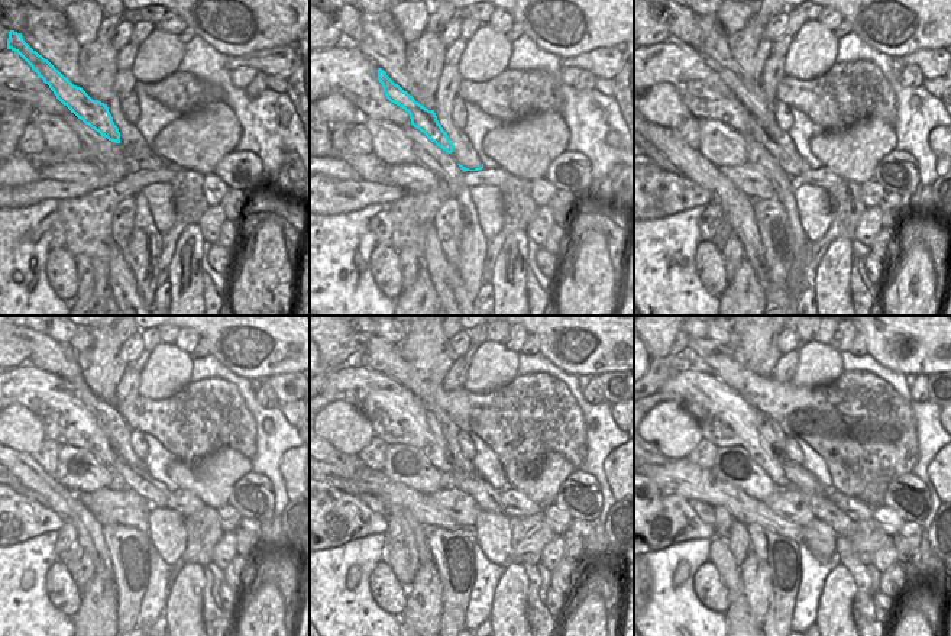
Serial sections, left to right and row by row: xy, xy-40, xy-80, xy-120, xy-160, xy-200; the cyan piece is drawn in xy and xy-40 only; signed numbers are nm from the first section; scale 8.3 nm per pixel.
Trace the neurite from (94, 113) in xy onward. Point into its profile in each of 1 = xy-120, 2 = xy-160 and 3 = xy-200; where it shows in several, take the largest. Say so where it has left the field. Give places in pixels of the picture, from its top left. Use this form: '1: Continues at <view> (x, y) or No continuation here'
1: Continues at xy-120 (157, 493)
2: Continues at xy-160 (488, 499)
3: Continues at xy-200 (822, 509)

